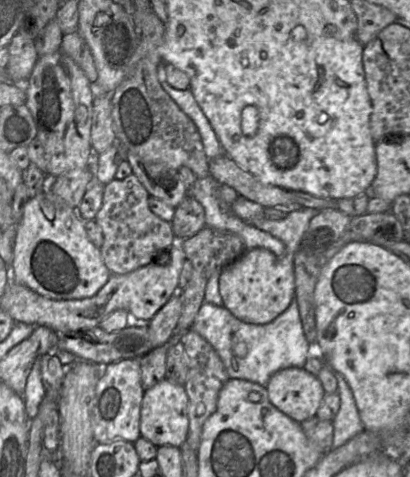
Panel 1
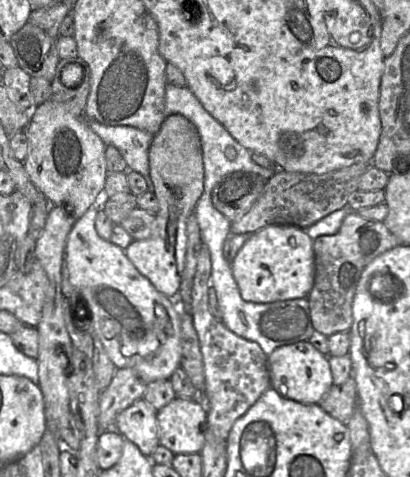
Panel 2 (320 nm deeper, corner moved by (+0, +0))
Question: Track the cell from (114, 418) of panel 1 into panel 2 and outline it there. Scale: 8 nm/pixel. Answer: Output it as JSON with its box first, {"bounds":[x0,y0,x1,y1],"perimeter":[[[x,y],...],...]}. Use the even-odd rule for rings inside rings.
{"bounds":[113,398,159,457],"perimeter":[[[144,398],[138,399],[117,415],[113,428],[133,442],[143,455],[151,457],[159,446],[156,413]]]}

